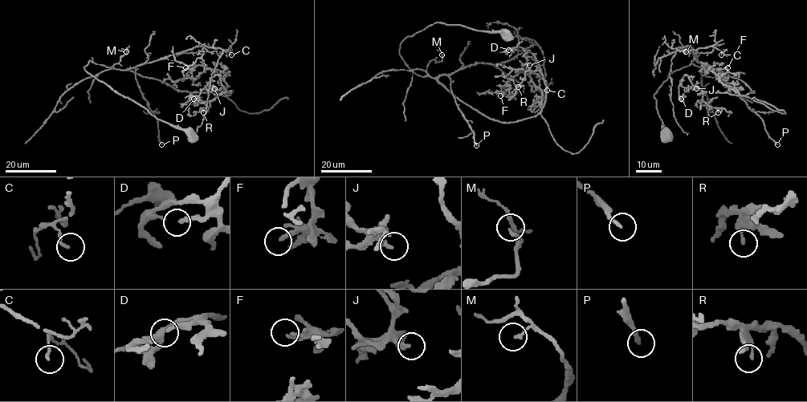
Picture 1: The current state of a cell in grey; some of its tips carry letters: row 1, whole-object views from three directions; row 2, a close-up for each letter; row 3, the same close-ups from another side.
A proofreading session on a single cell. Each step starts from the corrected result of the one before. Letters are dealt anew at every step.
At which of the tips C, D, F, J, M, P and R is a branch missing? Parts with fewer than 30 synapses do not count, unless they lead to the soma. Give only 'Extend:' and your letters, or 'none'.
Extend: none

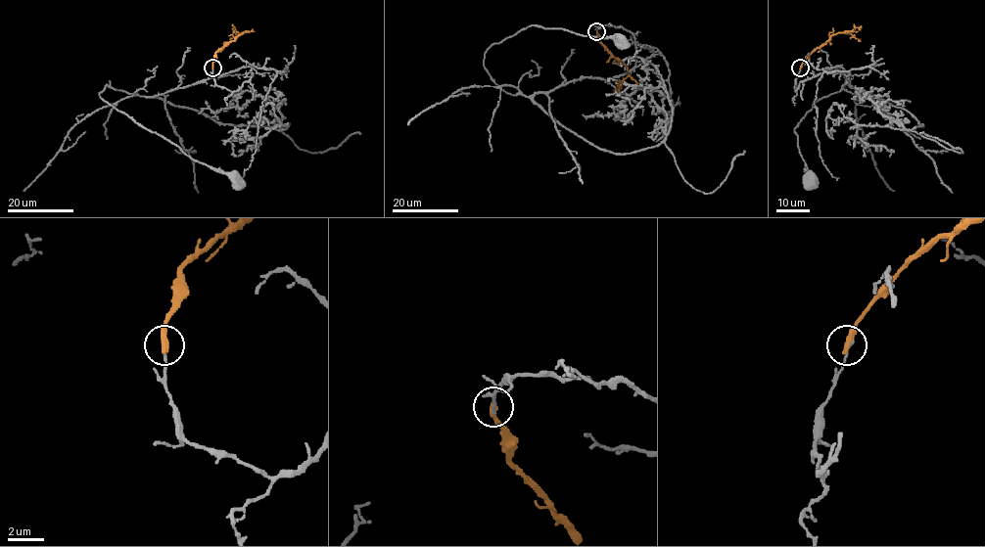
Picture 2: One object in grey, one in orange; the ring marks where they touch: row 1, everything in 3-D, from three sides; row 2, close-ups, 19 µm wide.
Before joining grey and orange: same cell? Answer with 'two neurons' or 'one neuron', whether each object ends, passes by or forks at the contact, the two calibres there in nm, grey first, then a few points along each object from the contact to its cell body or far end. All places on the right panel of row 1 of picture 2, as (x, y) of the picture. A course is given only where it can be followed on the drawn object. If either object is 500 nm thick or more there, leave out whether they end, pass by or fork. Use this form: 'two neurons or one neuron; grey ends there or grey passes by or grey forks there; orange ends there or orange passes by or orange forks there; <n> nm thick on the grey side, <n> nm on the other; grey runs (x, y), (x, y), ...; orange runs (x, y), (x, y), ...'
two neurons; grey ends there; orange ends there; 110 nm thick on the grey side, 380 nm on the other; grey runs (800, 68), (796, 91), (840, 67), (866, 96), (845, 85), (799, 122), (810, 180); orange runs (800, 68), (810, 55), (837, 33), (851, 34), (859, 41), (861, 39)

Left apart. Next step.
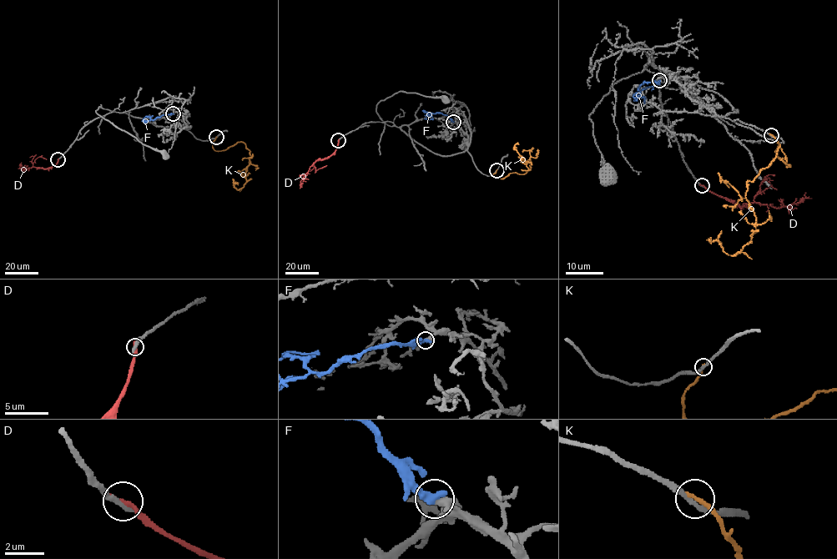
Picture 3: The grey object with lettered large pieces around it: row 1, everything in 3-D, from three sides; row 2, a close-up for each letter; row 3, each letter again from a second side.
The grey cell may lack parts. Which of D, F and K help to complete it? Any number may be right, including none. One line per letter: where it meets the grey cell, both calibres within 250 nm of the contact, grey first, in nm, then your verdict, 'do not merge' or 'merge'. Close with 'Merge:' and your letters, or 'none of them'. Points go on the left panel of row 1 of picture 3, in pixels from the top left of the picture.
D: (57, 159) | 360/320 nm | do not merge
F: (173, 113) | 360/400 nm | merge
K: (216, 137) | 200/240 nm | do not merge
Merge: F

